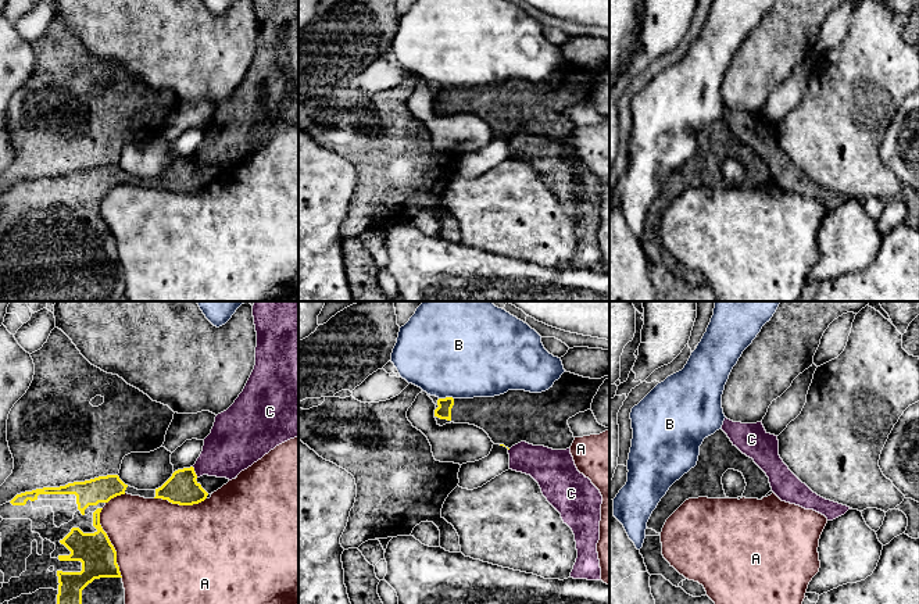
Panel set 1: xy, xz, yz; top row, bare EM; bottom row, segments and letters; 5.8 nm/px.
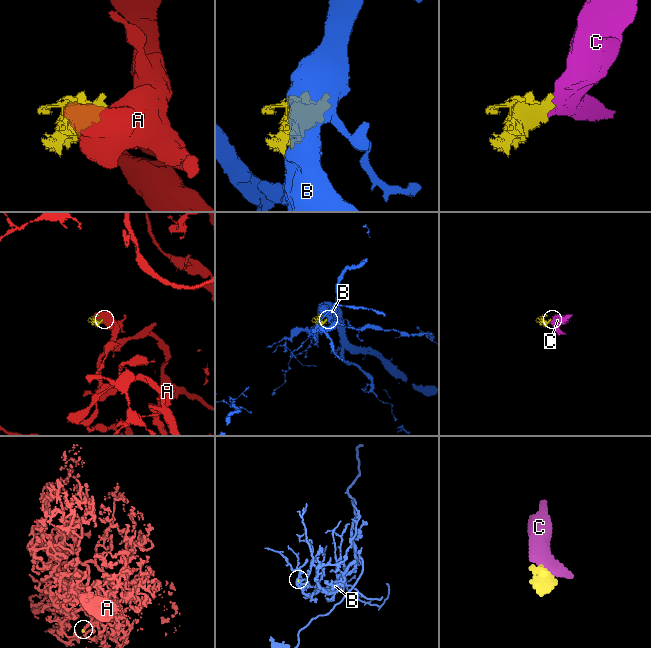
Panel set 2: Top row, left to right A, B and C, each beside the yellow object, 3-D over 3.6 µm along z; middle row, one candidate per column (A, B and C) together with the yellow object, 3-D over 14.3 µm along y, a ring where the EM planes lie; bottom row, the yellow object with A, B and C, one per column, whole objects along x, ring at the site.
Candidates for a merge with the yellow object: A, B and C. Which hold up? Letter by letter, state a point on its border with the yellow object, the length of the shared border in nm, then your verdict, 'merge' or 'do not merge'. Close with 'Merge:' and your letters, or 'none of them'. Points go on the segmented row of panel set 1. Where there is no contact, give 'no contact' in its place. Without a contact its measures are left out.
A: meets yellow in xy at (110, 543); contact 420 nm long; do not merge
B: meets yellow in xz at (446, 397); contact 90 nm long; do not merge
C: meets yellow in xy at (195, 472); contact 70 nm long; do not merge
Merge: none of them

